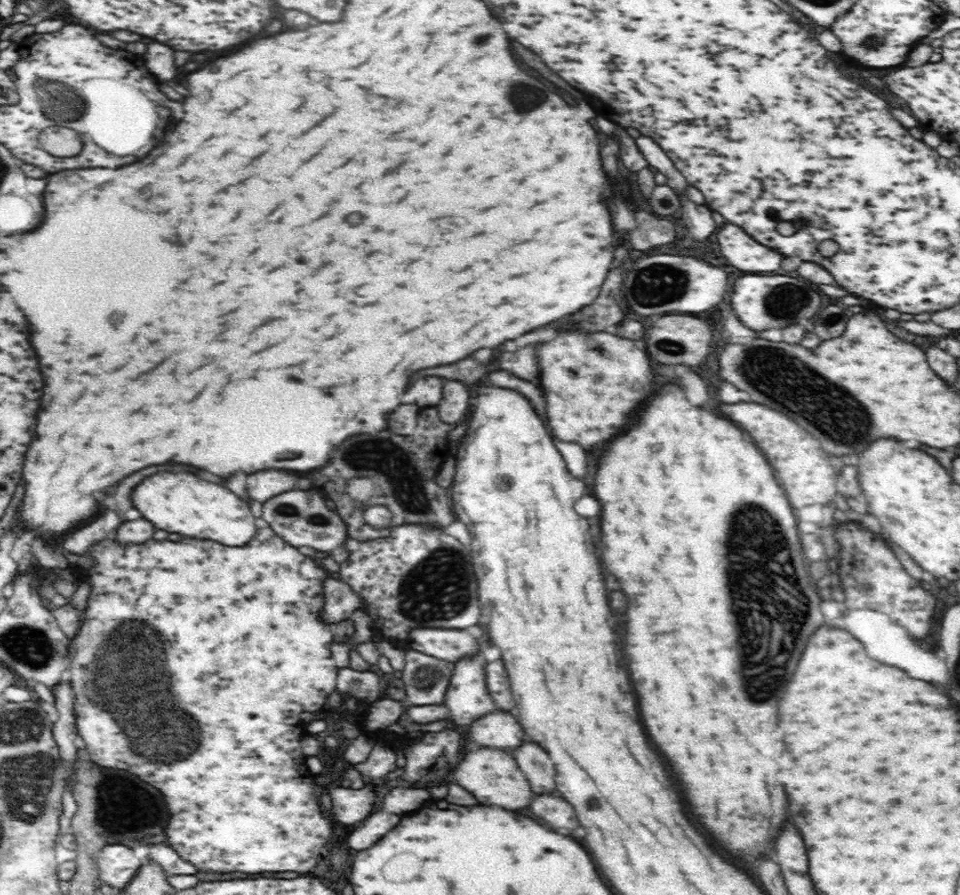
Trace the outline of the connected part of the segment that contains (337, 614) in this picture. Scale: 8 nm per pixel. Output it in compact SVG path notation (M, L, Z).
M324 579L322 611L318 620L333 626L348 618L356 609L364 608L364 603L352 587L341 579Z

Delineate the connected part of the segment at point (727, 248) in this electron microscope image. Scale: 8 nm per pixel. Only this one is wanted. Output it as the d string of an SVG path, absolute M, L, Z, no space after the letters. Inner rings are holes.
M728 224L716 232L720 252L732 266L748 272L776 272L780 270L782 256L756 240L752 240L742 228Z

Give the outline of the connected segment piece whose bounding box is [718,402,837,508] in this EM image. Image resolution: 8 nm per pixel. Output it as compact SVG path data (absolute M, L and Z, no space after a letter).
M736 402L736 404L718 404L718 410L744 428L754 440L756 446L768 458L776 480L784 489L789 503L797 508L809 504L826 504L836 494L836 475L832 467L831 457L824 453L824 447L812 434L806 434L794 420L786 418L784 414L754 402Z

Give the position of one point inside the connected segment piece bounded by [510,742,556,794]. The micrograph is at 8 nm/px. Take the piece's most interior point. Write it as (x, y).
(538, 767)

